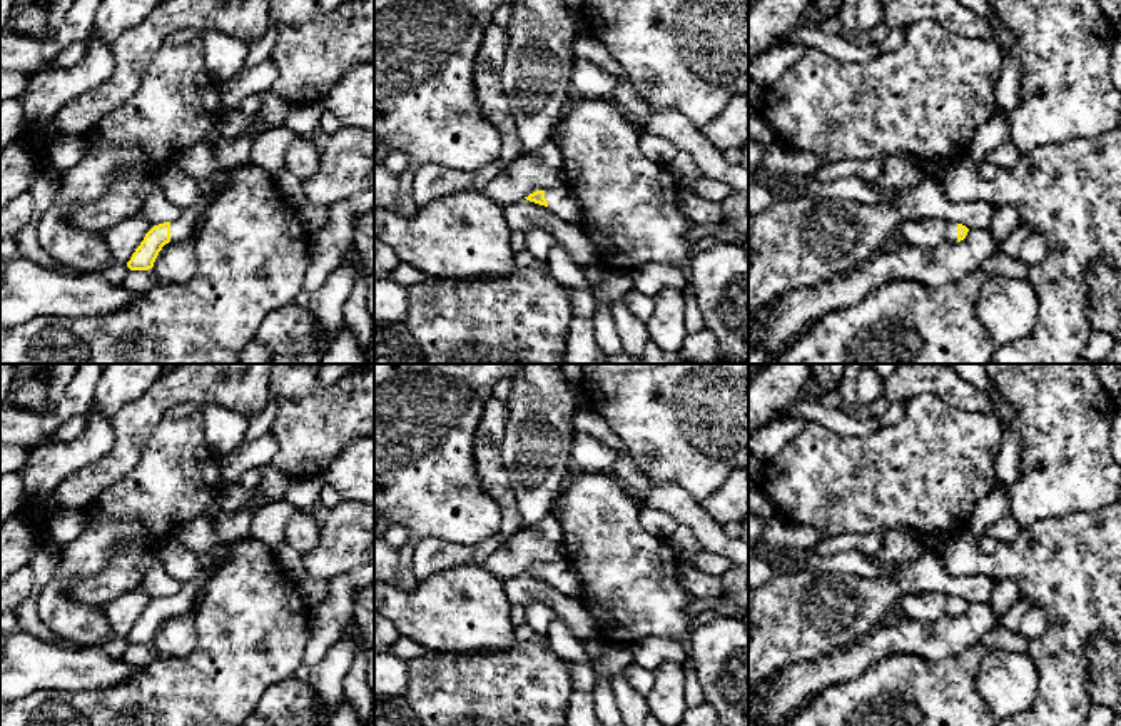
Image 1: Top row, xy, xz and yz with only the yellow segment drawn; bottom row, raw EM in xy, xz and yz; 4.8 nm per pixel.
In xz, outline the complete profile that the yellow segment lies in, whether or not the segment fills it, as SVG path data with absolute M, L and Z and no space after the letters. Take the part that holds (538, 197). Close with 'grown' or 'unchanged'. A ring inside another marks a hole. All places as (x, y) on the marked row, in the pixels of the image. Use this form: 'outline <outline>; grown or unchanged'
outline M566 185L548 190L536 190L525 199L548 207L555 215L581 229L583 222L581 204L573 197Z; grown

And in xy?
outline M207 197L200 205L184 210L180 219L175 222L154 225L132 254L127 267L130 270L149 270L154 267L154 262L165 244L194 239L209 202L211 197Z; grown

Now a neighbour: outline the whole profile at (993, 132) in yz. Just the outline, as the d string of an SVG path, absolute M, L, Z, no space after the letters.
M996 112L989 120L981 124L967 147L967 155L977 165L986 160L986 155L1002 142L1009 140L1009 125L1007 115L1002 112Z

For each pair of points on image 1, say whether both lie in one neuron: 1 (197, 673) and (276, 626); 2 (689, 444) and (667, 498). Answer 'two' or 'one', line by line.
1: one
2: two

